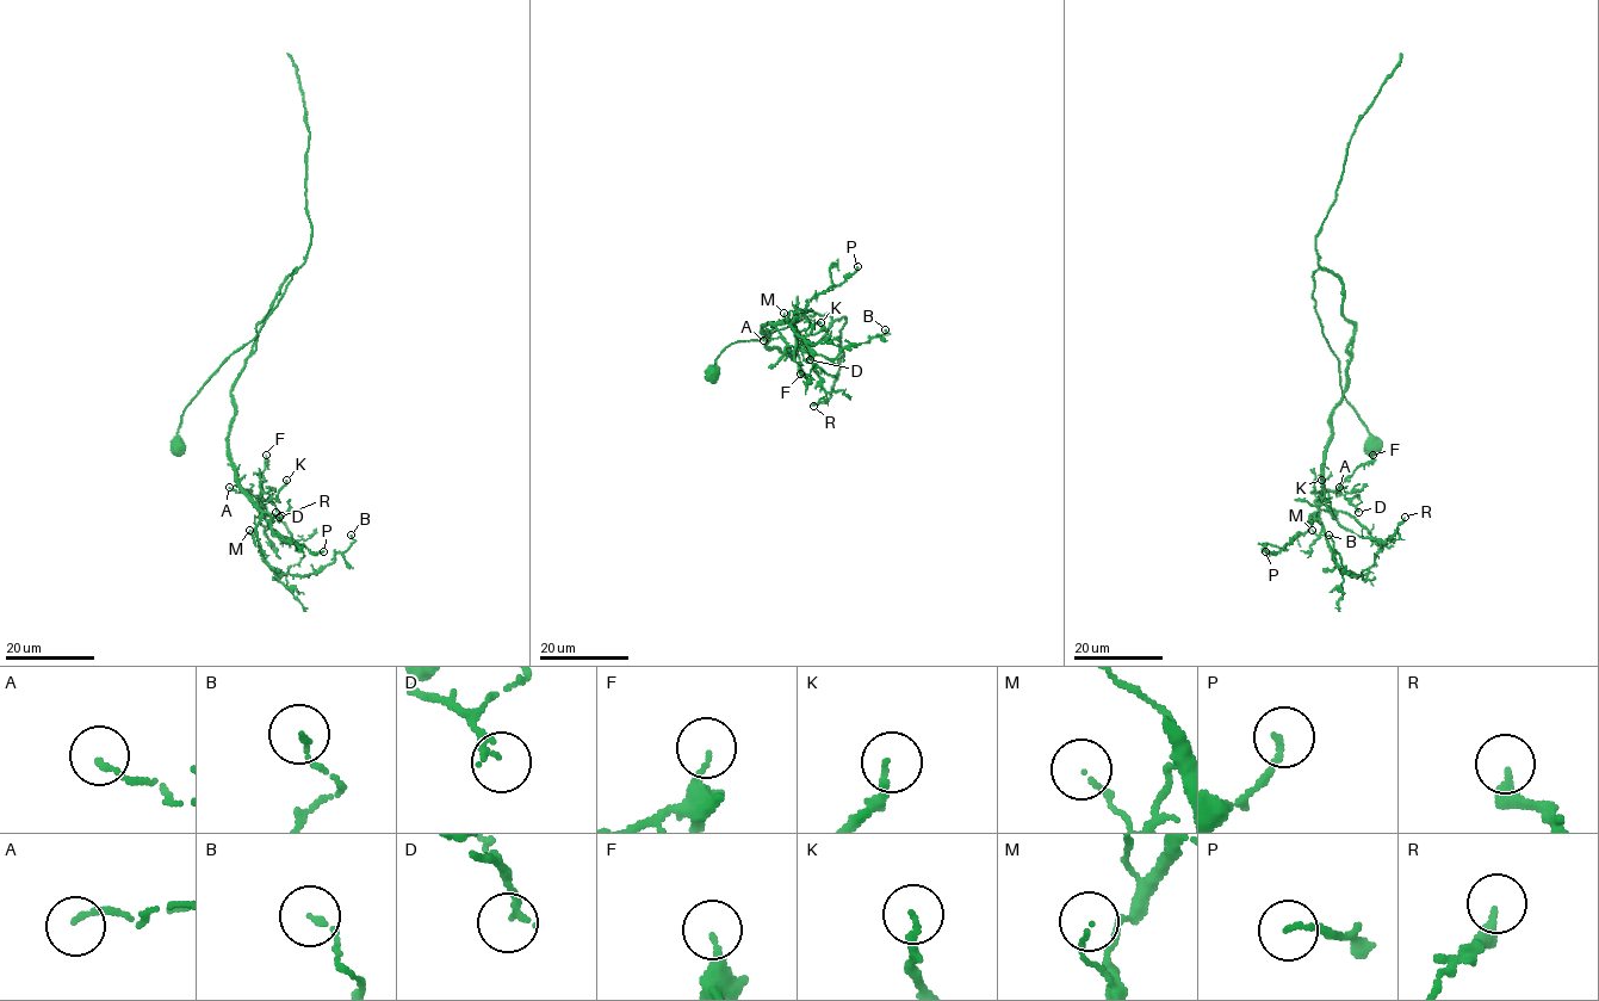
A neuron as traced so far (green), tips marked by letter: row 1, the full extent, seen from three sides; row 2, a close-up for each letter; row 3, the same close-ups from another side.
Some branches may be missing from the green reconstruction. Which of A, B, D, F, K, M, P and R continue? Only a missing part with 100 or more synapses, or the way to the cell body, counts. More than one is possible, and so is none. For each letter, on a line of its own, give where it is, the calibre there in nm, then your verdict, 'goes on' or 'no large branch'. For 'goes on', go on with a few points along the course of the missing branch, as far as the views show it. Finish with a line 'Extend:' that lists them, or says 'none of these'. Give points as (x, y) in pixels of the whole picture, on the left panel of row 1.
A: at (229, 487); 130 nm thick; no large branch
B: at (351, 535); 130 nm thick; no large branch
D: at (276, 512); 170 nm thick; no large branch
F: at (266, 455); 140 nm thick; no large branch
K: at (286, 480); 140 nm thick; no large branch
M: at (249, 530); 100 nm thick; no large branch
P: at (323, 551); 130 nm thick; no large branch
R: at (279, 517); 300 nm thick; no large branch
Extend: none of these

